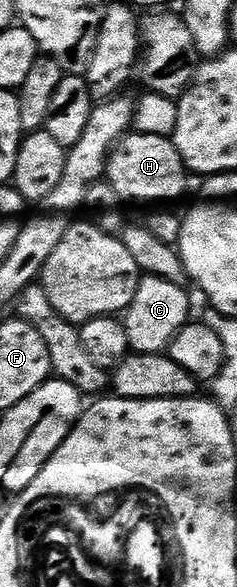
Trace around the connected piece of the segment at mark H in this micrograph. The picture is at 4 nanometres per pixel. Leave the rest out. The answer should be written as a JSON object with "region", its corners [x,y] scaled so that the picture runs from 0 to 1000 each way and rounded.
{"region":[[[549,223],[477,250],[451,269],[443,302],[460,317],[515,344],[544,342],[747,342],[785,334],[781,274],[730,249],[726,239],[671,230],[603,230]]]}

